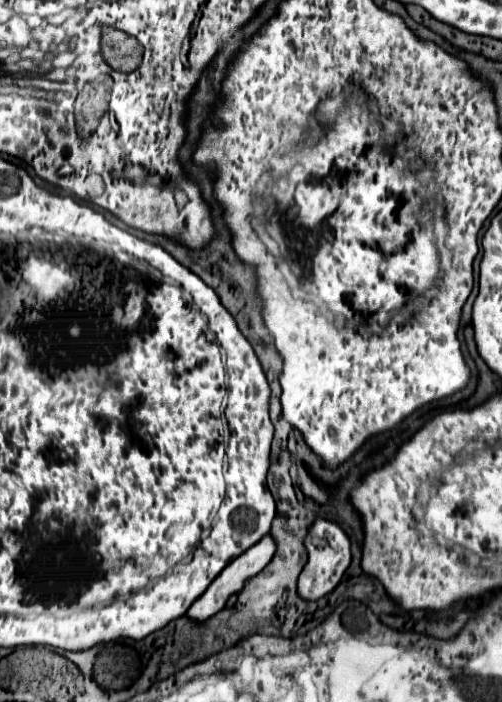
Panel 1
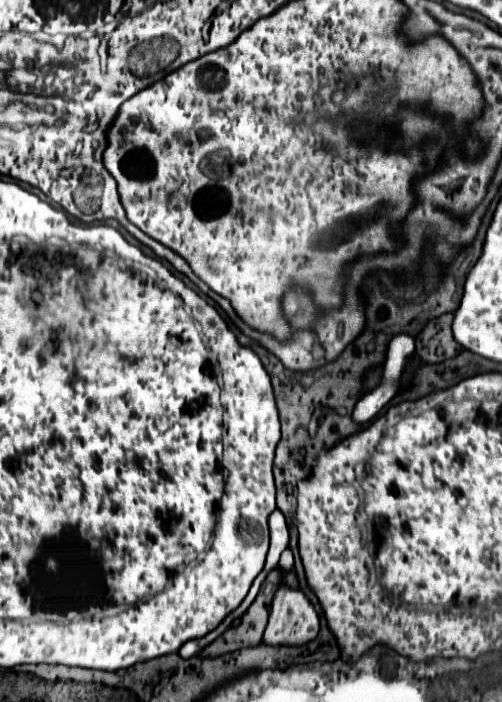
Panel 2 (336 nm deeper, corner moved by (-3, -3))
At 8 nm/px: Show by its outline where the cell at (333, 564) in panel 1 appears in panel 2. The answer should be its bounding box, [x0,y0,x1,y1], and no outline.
[262,586,318,646]

